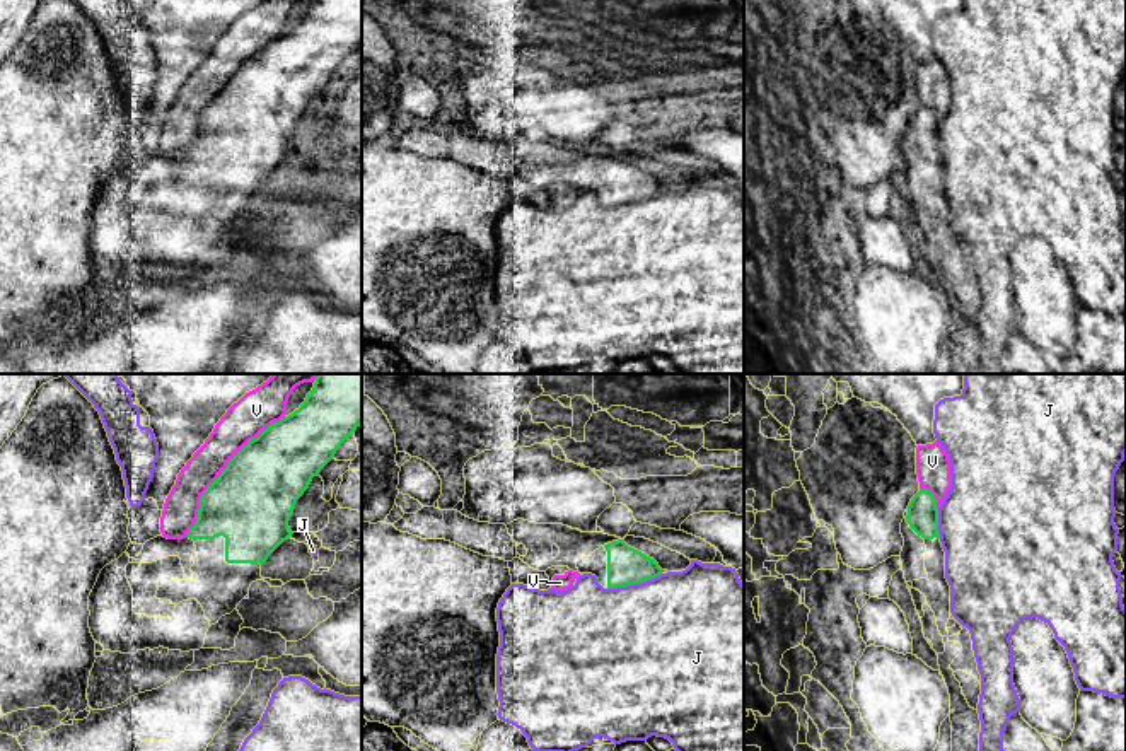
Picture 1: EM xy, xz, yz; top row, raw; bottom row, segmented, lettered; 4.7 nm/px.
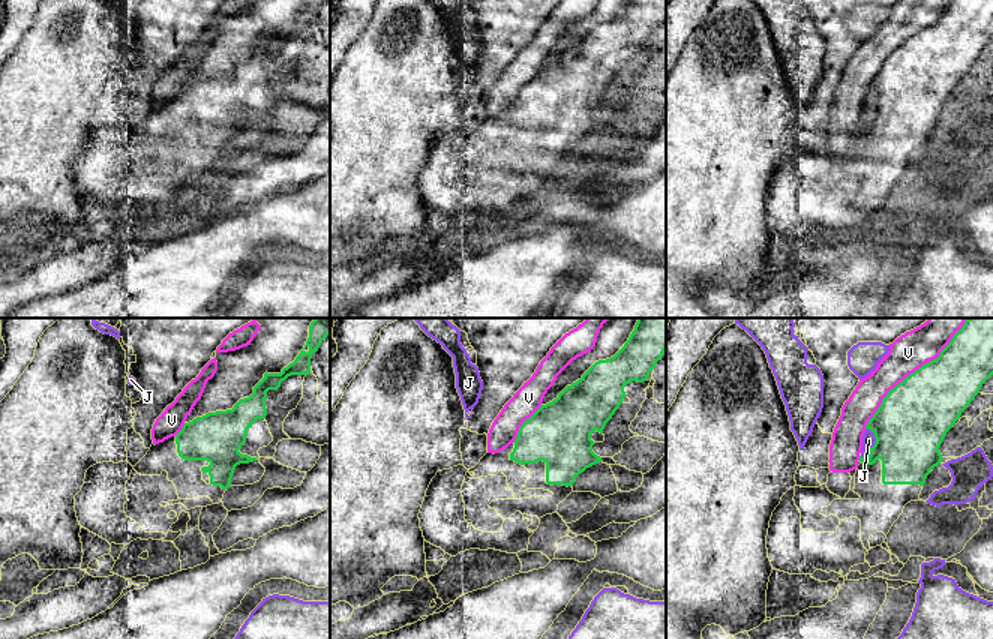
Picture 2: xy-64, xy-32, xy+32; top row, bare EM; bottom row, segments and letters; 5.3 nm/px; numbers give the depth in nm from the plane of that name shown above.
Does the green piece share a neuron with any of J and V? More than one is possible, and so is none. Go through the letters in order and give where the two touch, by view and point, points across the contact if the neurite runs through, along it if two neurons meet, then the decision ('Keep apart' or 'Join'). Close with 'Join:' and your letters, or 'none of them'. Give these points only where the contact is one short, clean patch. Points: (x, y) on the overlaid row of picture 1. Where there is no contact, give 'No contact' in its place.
J: Touches green at xz (633, 582). Keep apart
V: Touches green at xy (222, 471). Keep apart
Join: none of them

